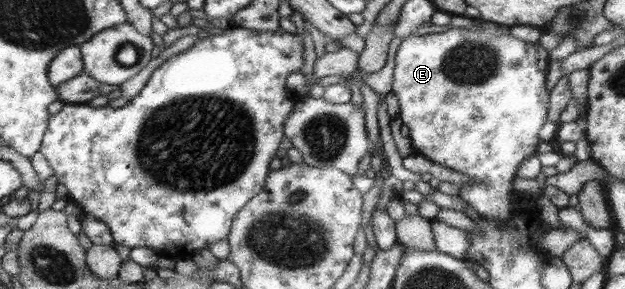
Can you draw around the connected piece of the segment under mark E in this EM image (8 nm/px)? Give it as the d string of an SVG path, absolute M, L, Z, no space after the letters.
M475 20L477 24L469 27L450 28L440 33L430 33L424 36L410 34L408 37L400 40L397 50L395 51L395 64L393 67L393 76L391 79L391 91L395 94L398 102L399 121L408 127L407 137L410 140L411 148L414 154L433 161L442 167L452 169L456 173L465 175L471 179L469 186L460 187L460 200L464 200L472 210L490 221L502 221L508 219L511 204L508 197L513 192L512 180L517 173L517 167L521 165L524 159L528 158L530 153L536 151L538 147L538 131L542 123L547 121L548 111L548 89L546 89L546 71L548 71L548 55L546 50L536 42L526 42L518 39L510 33L502 33L496 29L496 25L490 22Z

